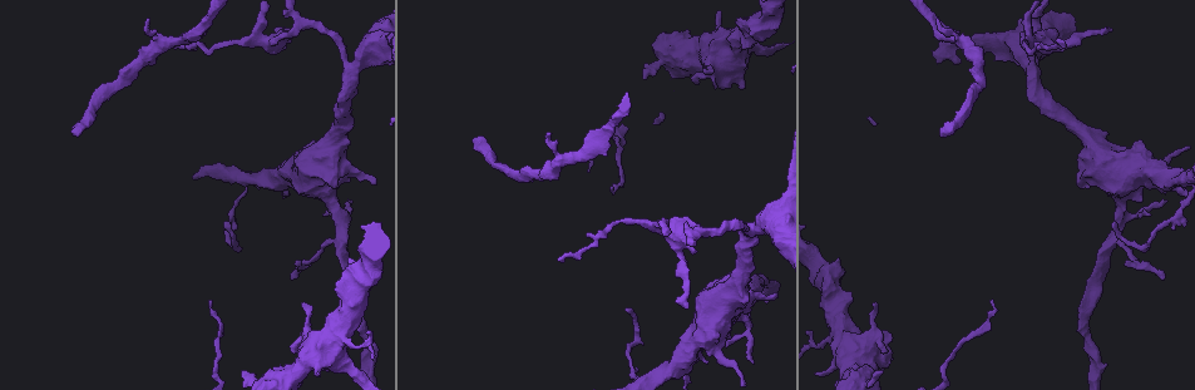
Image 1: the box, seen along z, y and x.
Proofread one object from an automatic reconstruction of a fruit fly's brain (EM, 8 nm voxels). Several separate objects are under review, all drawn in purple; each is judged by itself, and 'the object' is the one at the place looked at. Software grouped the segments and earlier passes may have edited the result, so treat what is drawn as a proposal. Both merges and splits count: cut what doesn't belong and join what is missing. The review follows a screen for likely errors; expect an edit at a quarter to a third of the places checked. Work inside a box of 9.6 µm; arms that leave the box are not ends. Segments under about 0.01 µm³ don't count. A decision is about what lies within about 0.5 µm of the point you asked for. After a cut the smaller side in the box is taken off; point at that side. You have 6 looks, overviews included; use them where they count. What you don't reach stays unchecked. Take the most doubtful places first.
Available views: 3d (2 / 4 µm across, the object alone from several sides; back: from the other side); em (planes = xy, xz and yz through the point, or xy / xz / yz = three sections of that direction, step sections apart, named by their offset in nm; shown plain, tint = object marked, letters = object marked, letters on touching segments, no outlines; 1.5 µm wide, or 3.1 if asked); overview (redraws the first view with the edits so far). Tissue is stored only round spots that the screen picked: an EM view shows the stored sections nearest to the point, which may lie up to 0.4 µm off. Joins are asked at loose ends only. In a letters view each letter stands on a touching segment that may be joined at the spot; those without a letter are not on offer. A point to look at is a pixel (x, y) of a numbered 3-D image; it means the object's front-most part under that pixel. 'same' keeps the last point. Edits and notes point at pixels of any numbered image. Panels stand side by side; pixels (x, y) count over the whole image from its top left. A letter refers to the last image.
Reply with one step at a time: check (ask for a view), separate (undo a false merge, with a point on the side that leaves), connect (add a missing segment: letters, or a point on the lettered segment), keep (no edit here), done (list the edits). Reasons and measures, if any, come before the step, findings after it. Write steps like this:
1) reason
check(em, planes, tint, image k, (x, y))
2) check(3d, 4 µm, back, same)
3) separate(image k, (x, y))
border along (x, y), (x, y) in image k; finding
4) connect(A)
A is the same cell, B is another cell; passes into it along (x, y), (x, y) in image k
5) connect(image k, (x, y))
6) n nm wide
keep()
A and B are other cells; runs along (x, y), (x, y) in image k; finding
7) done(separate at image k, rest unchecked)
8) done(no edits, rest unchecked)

an open end
check(em, planes, letters, image 1, (942, 134))

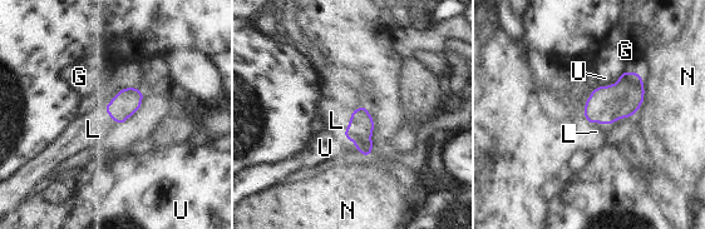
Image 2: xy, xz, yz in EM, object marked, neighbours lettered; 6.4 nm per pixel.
N touches over 280 nm
connect(L)
L is the same cell, G, N and U are other cells; passes into it along (361, 124), (349, 123), (336, 120) in image 2; the cell continues

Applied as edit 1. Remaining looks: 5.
check(overview)

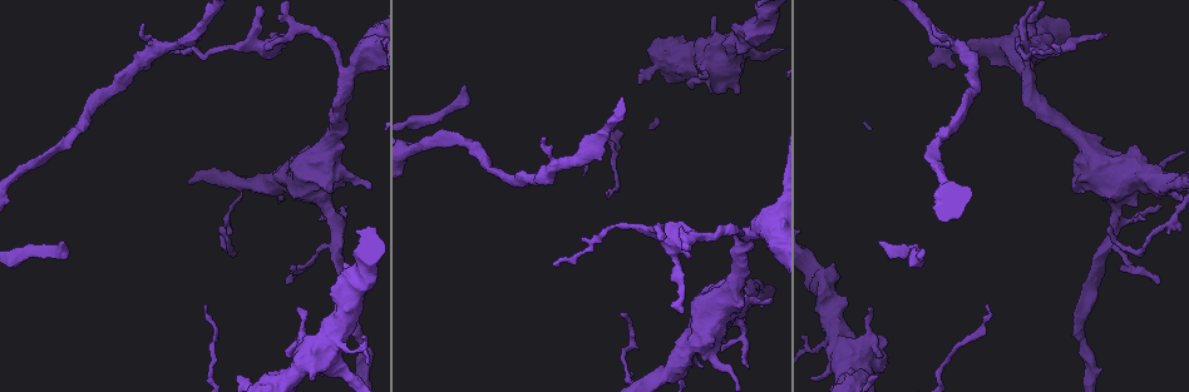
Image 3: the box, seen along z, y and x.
branch stops here
check(em, xz, step 4, letters, image 3, (298, 308))

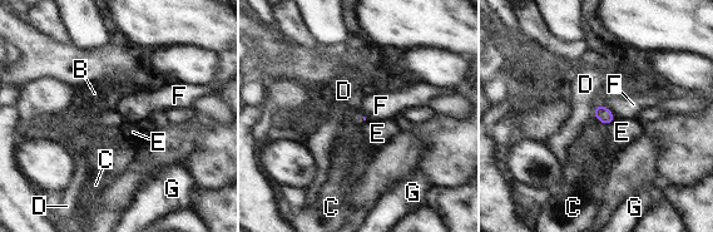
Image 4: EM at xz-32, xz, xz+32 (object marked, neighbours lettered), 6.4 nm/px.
keep()
B, C, D, E, F and G are other cells; border along (603, 104), (617, 118) in image 4; none of them fits

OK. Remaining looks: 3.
thin end
check(3d, 4 µm, image 3, (1158, 283))

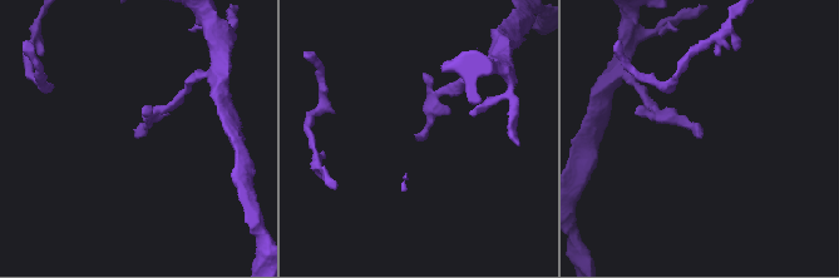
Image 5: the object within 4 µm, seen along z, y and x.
check(em, planes, tint, image 5, (701, 136))

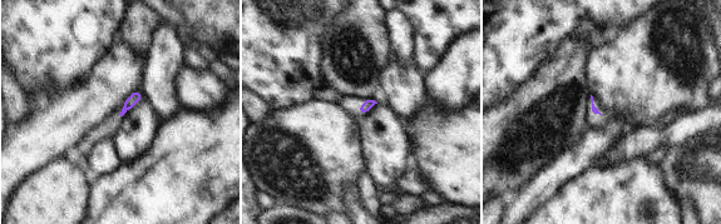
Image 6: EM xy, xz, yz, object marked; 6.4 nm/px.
check(em, planes, letters, same)

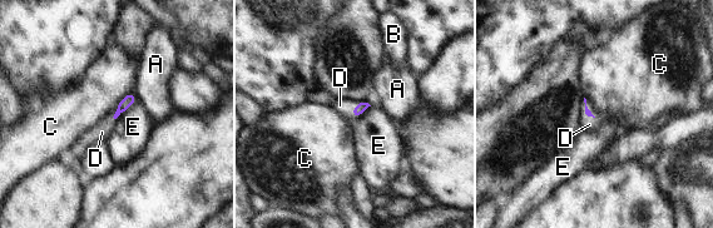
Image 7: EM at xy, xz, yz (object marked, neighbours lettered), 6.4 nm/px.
connect(D)
D is the same cell, A, B, C and E are other cells; passes into it along (360, 108), (353, 110), (340, 105) in image 7; it goes on there

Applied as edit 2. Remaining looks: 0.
done(connect at image 2, connect at image 7, rest unchecked)

